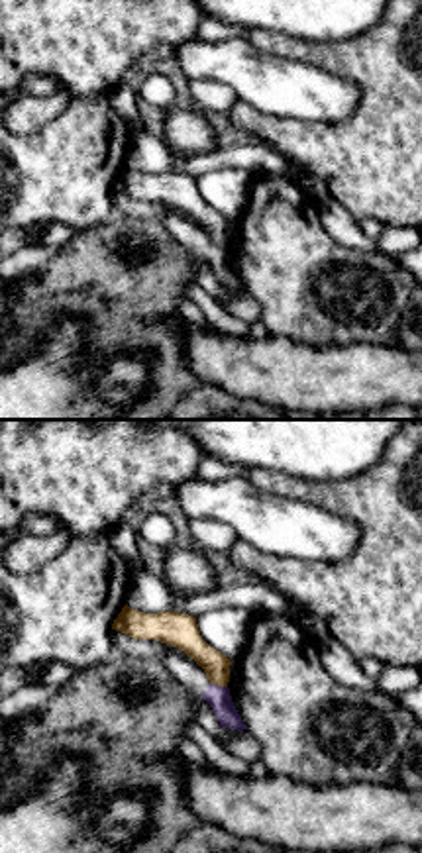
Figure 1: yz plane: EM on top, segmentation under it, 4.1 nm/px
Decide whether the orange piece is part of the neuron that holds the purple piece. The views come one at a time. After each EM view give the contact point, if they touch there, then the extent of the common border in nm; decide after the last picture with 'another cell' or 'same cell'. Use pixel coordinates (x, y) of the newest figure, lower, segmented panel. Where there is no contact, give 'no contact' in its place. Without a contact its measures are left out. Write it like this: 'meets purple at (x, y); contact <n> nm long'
meets purple at (216, 685); contact 80 nm long

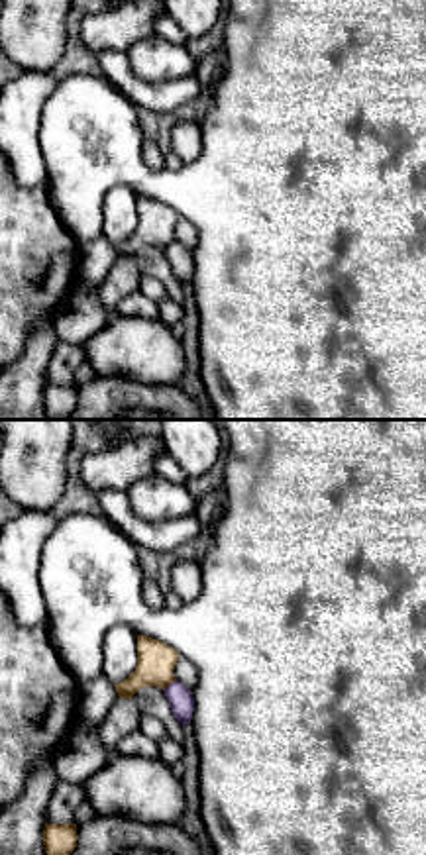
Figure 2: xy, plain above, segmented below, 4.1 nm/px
meets purple at (169, 685); contact 70 nm long

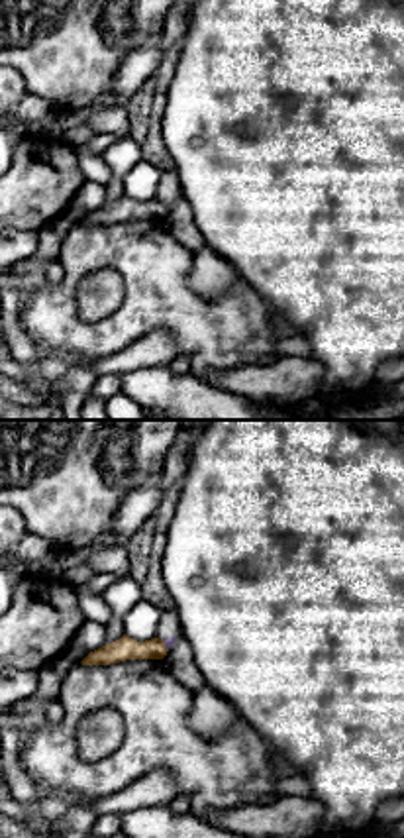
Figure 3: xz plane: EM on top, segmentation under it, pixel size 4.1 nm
meets purple at (165, 644); contact 50 nm long

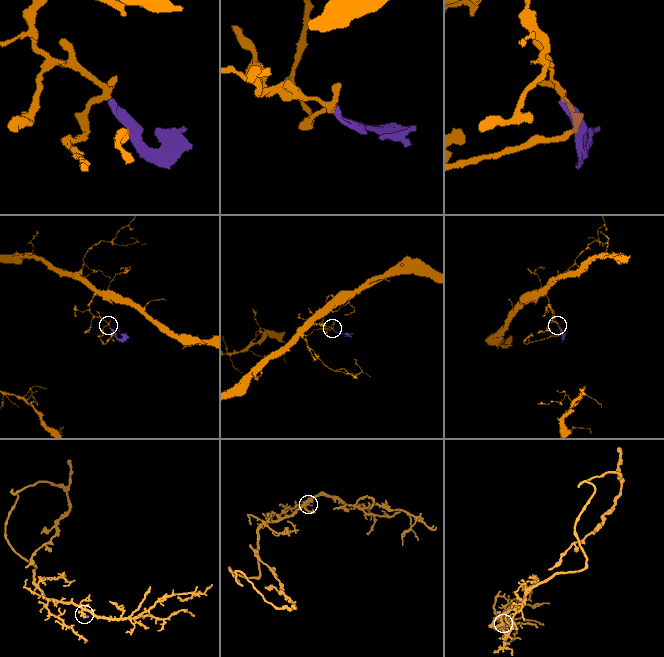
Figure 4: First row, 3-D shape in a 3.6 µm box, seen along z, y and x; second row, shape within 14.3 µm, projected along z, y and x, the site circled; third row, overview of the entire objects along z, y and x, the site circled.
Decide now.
another cell

